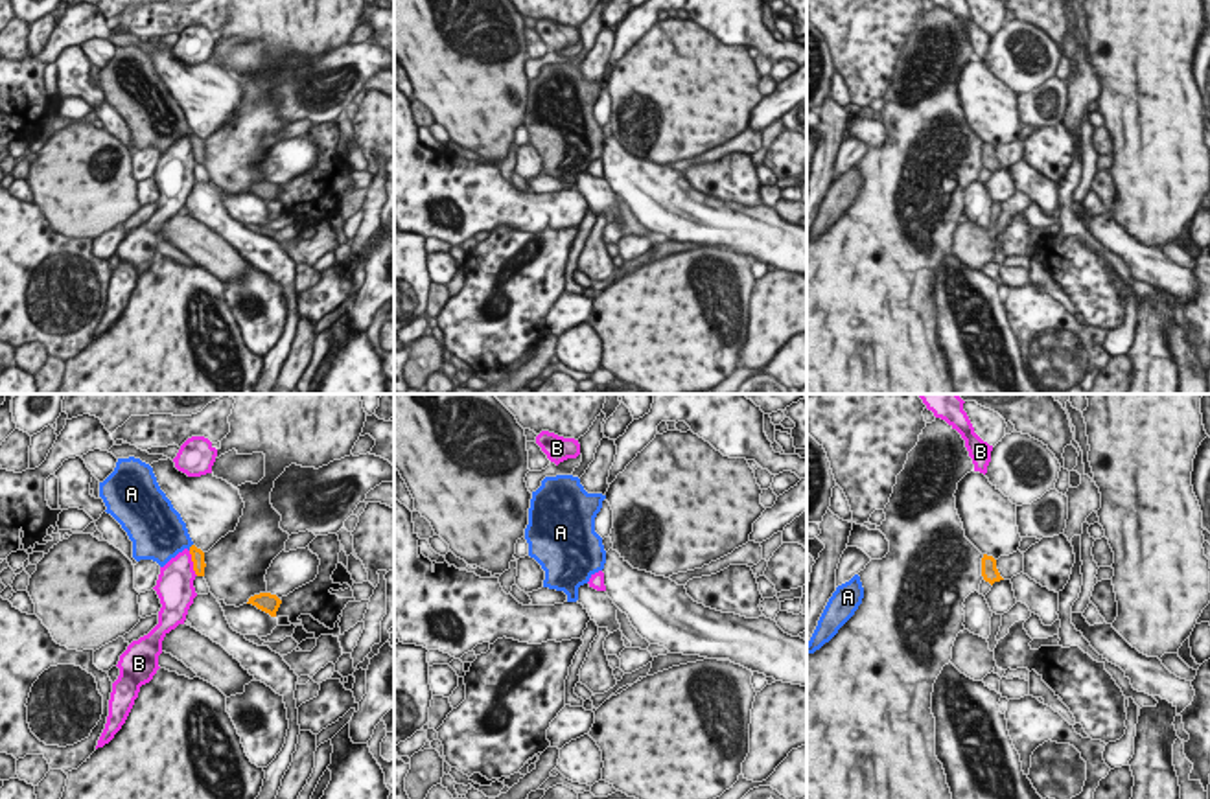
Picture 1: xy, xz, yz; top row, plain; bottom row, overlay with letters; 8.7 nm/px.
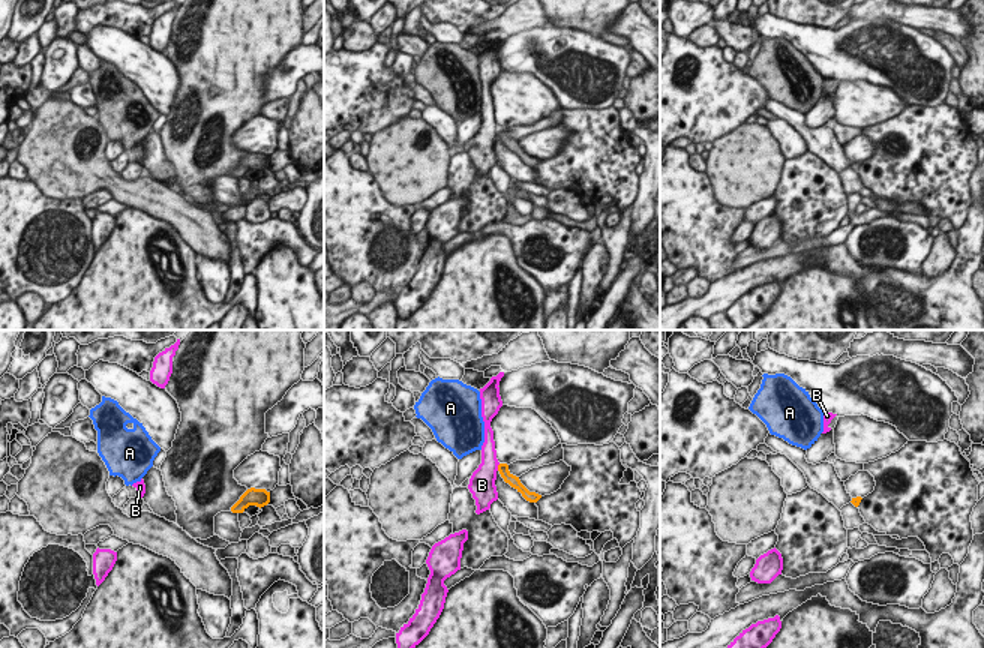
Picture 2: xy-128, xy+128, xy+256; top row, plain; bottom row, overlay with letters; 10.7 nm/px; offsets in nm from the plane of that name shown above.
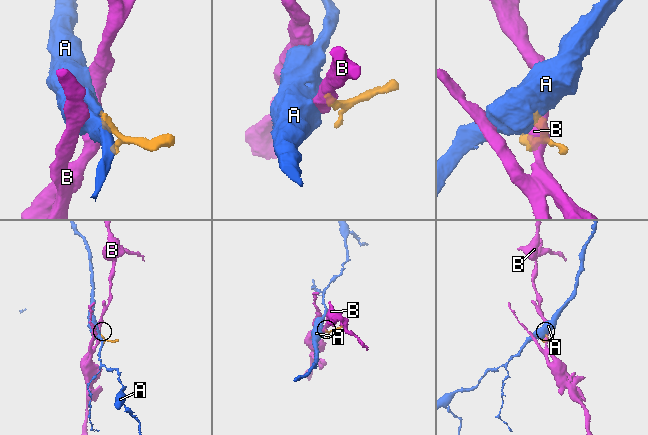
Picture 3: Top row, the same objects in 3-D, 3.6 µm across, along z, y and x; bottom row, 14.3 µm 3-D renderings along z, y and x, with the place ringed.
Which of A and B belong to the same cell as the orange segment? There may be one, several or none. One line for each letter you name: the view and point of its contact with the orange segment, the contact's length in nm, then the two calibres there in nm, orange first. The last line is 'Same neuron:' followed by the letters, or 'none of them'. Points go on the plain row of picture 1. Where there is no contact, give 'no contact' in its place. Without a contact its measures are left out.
A: xy (190, 135) | 70 nm | 130/380 nm
Same neuron: A

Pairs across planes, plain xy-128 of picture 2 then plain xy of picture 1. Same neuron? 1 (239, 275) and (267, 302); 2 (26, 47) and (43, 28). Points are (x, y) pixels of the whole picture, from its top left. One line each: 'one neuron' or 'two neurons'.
1: two neurons
2: one neuron

